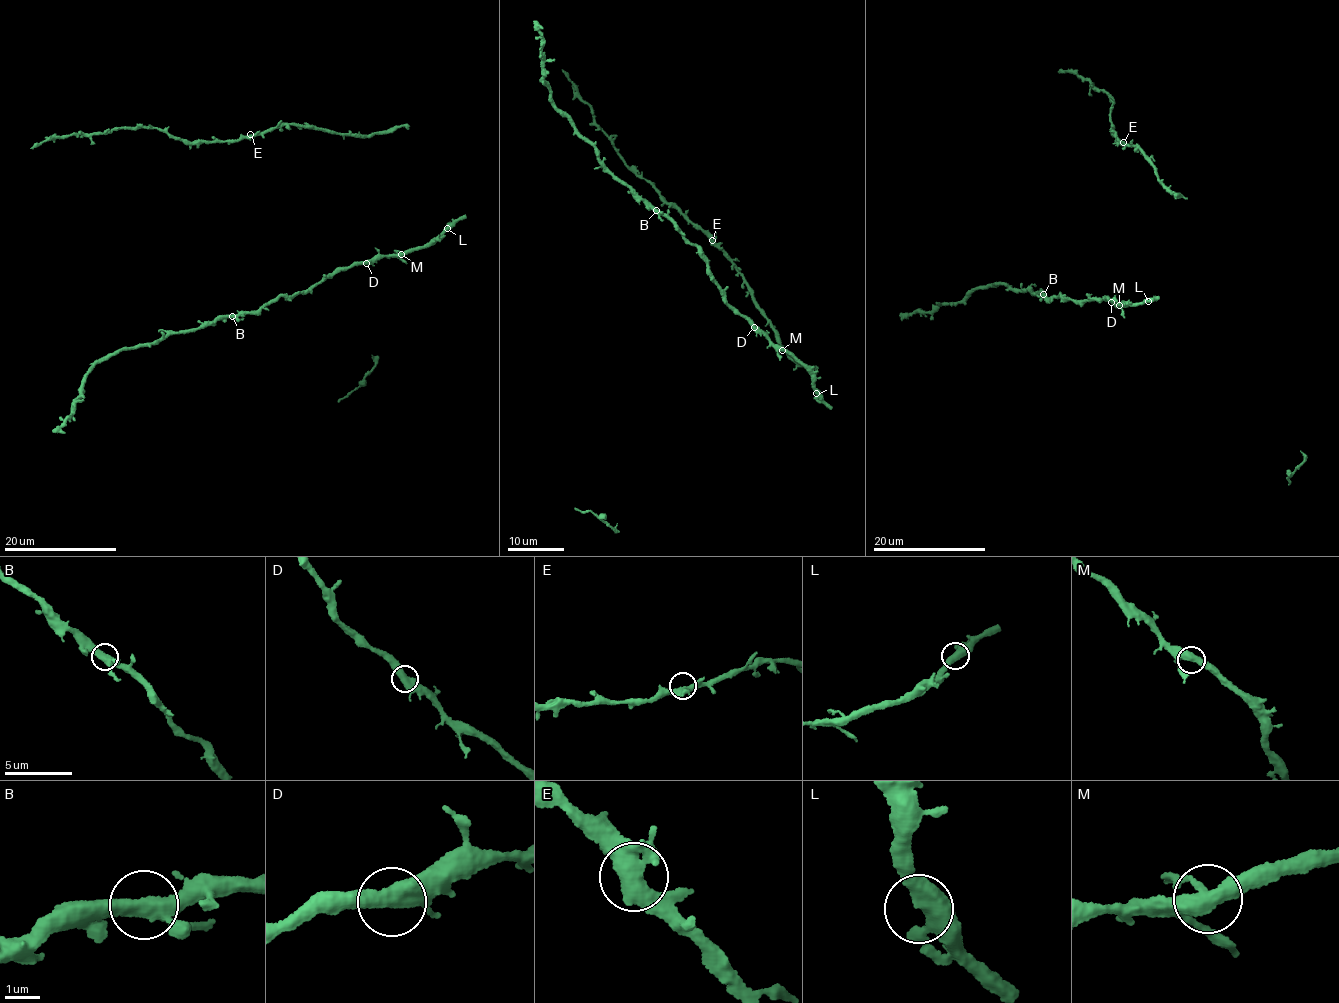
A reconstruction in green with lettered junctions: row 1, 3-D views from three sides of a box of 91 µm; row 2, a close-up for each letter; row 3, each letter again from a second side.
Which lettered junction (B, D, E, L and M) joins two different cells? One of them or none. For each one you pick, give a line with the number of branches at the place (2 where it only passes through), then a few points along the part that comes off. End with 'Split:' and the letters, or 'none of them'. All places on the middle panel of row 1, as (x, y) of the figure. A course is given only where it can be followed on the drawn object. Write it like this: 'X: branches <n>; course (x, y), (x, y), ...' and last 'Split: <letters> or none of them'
Split: none of them

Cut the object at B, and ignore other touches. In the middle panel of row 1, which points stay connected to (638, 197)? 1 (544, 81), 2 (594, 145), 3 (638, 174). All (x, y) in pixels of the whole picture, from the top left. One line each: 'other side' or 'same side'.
1: same side
2: same side
3: other side

